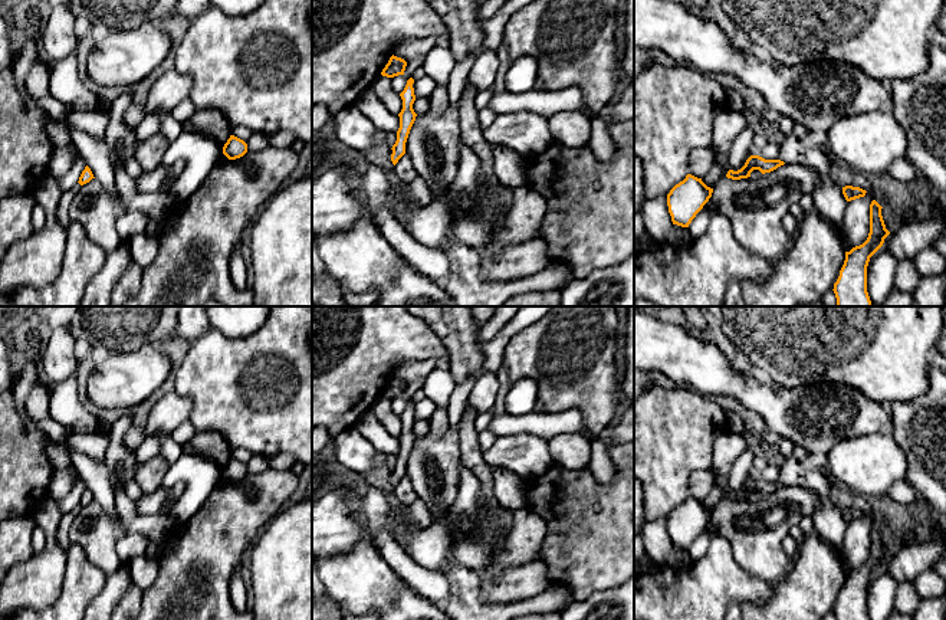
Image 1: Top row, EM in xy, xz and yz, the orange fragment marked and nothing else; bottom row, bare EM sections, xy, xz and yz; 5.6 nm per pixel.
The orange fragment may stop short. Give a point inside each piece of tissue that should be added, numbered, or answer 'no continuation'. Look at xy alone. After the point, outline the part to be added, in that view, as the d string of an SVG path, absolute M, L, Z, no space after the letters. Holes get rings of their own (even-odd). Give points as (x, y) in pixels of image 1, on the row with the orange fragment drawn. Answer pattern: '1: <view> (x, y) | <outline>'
no continuation

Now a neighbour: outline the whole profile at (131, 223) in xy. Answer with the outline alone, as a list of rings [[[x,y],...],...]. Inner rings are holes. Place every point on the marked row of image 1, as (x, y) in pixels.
[[[127,211],[122,214],[116,223],[116,232],[124,242],[129,242],[139,233],[144,233],[151,217],[139,211]]]

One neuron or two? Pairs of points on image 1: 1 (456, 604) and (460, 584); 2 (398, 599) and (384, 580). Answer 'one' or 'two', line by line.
1: one
2: one

